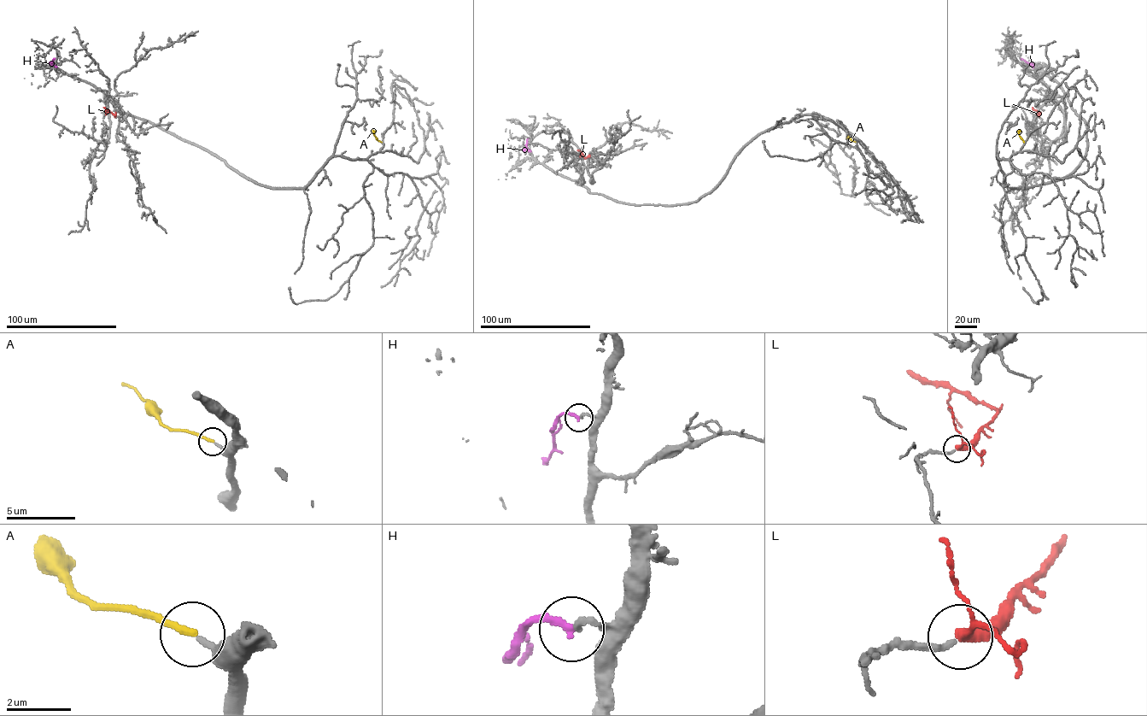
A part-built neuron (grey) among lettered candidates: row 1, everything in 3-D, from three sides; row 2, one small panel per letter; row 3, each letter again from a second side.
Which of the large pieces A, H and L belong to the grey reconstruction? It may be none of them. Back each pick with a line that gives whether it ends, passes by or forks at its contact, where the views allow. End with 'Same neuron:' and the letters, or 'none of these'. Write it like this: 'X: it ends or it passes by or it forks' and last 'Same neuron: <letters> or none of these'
A: it ends
L: it forks
Same neuron: A, L

